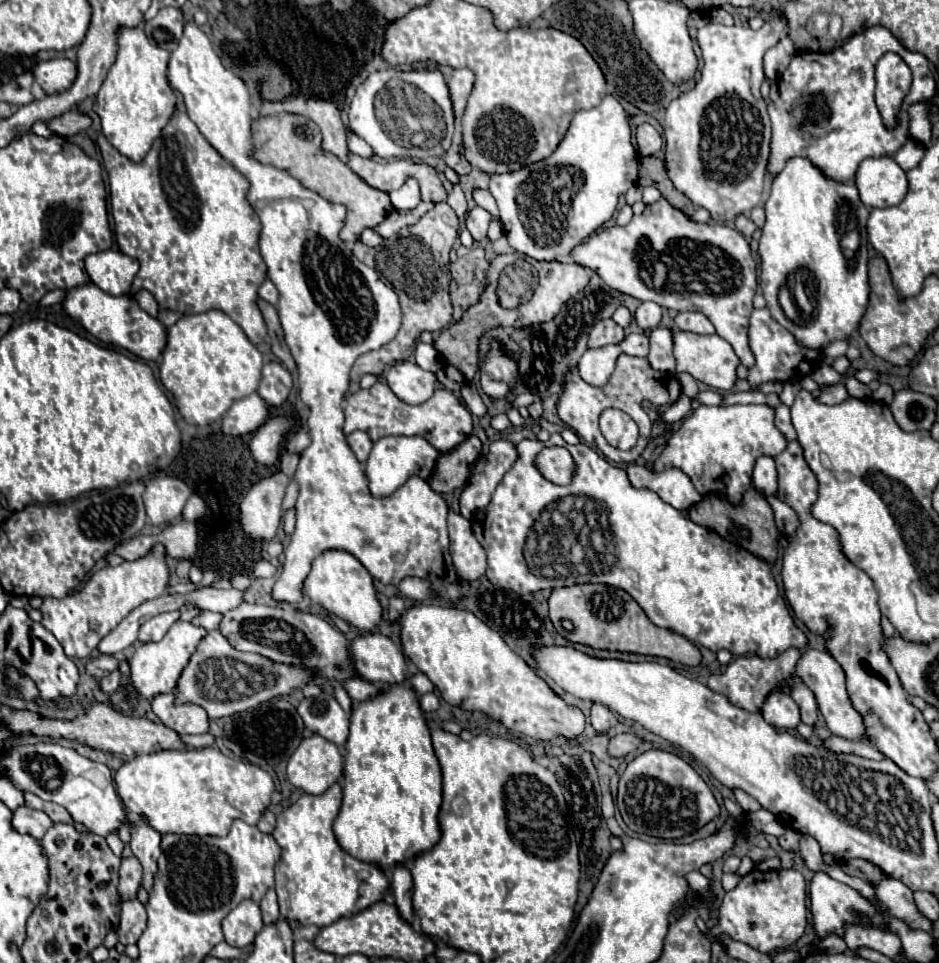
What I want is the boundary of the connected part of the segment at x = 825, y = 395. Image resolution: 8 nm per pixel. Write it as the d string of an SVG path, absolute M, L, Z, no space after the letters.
M836 383L836 385L830 385L830 387L824 387L822 389L822 395L818 397L820 403L826 403L826 405L836 405L836 403L842 403L850 399L844 383Z

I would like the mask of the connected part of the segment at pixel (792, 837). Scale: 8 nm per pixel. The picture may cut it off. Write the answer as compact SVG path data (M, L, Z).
M788 829L778 841L780 841L780 845L782 845L784 849L788 849L788 851L798 851L798 839L800 839L800 833L796 833L794 829Z

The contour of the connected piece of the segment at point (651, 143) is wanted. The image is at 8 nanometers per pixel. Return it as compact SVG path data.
M642 123L636 131L636 143L638 143L638 153L642 157L648 157L648 155L654 155L662 149L662 137L658 131L654 131L652 125L648 123Z

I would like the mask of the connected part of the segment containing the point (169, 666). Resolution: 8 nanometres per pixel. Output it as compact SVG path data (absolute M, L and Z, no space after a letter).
M176 621L168 629L168 633L164 635L162 641L140 645L134 651L134 655L128 659L128 665L130 665L128 683L122 683L122 691L110 693L110 697L108 697L110 705L116 711L132 713L136 709L140 697L152 701L158 693L174 693L174 689L178 685L178 677L182 675L182 669L186 669L186 661L190 661L190 657L194 655L194 649L198 647L198 641L202 641L202 637L206 637L204 629L194 627L192 623Z

